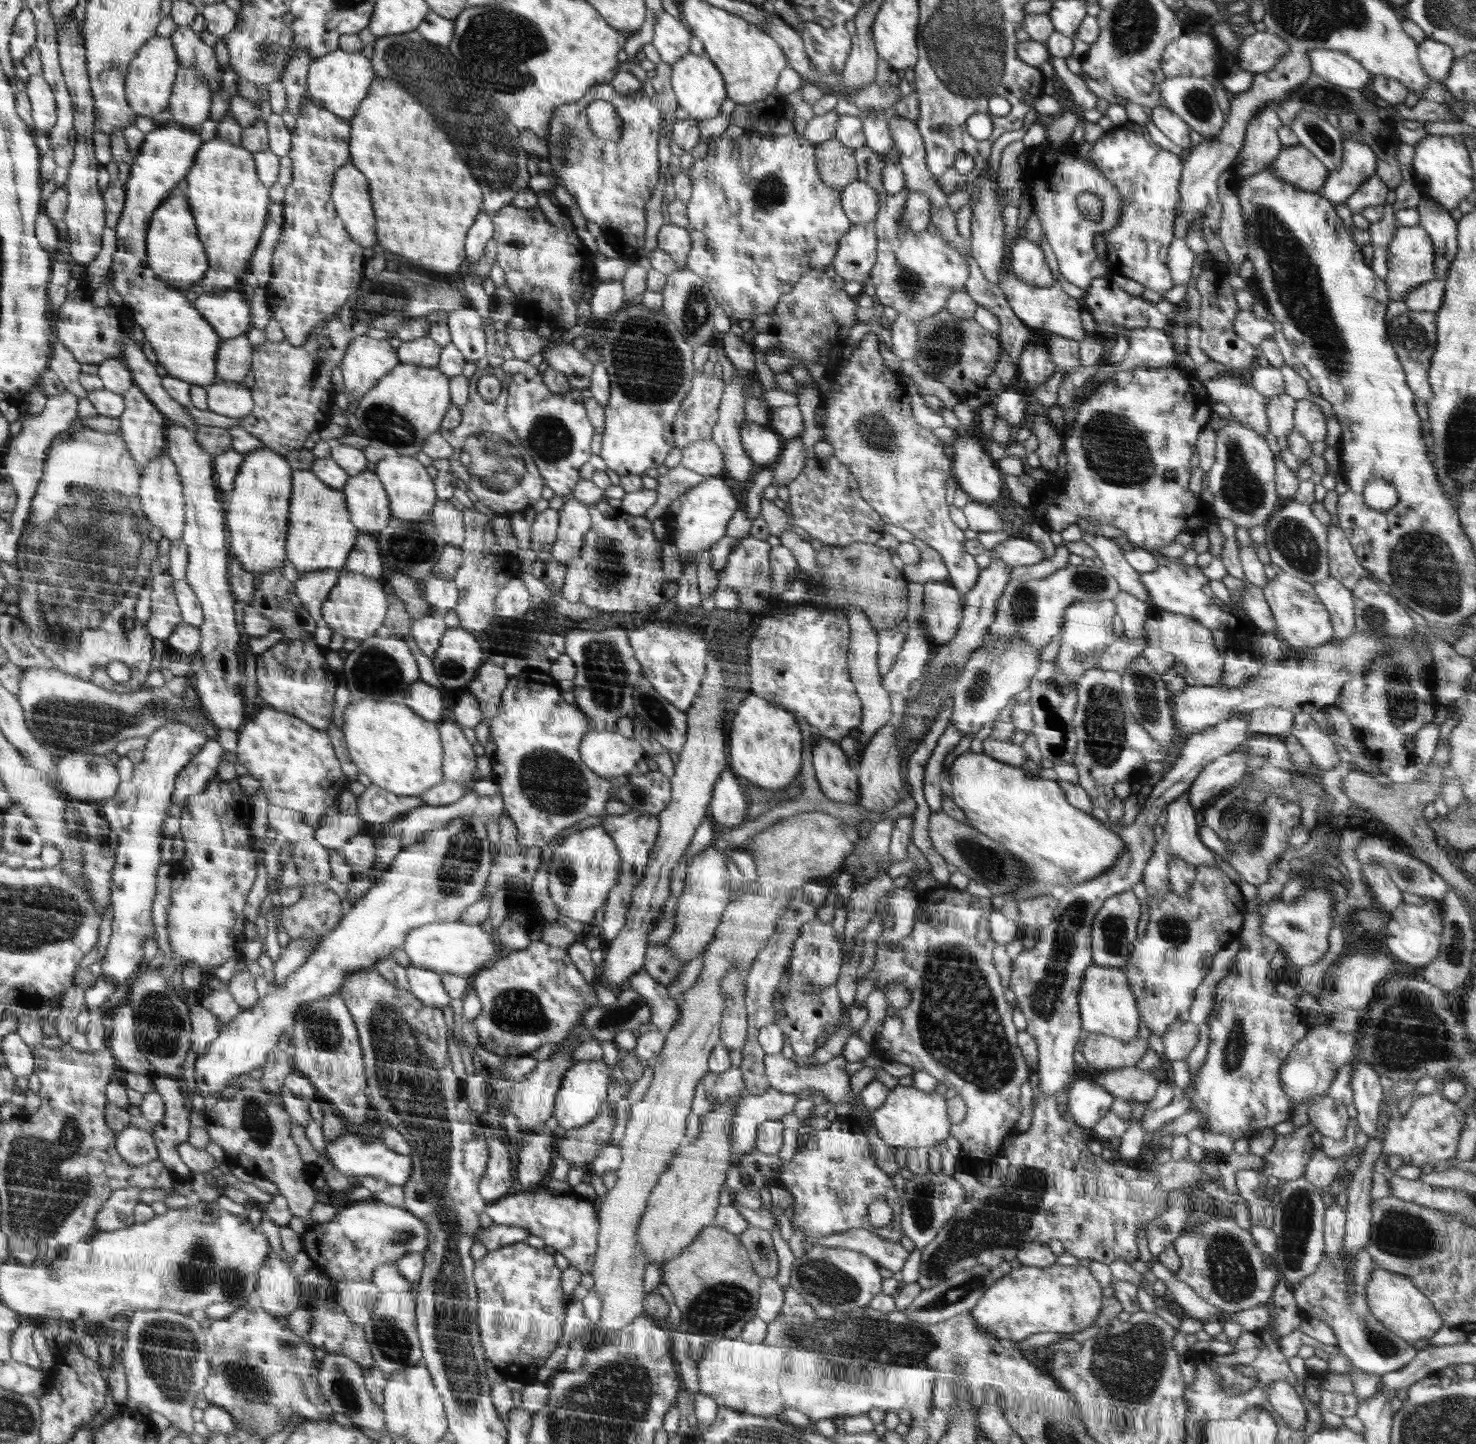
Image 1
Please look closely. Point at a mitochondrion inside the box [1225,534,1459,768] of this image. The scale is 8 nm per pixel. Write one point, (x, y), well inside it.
(1401, 707)

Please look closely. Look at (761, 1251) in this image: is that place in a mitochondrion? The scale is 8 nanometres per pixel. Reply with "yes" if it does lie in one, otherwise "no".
yes

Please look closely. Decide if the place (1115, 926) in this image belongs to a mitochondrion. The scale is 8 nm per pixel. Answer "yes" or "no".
yes

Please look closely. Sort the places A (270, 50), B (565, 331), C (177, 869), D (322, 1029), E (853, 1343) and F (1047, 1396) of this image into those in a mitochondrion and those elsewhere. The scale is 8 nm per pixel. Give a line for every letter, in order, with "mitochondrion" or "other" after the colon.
A: mitochondrion
B: other
C: other
D: mitochondrion
E: mitochondrion
F: other

